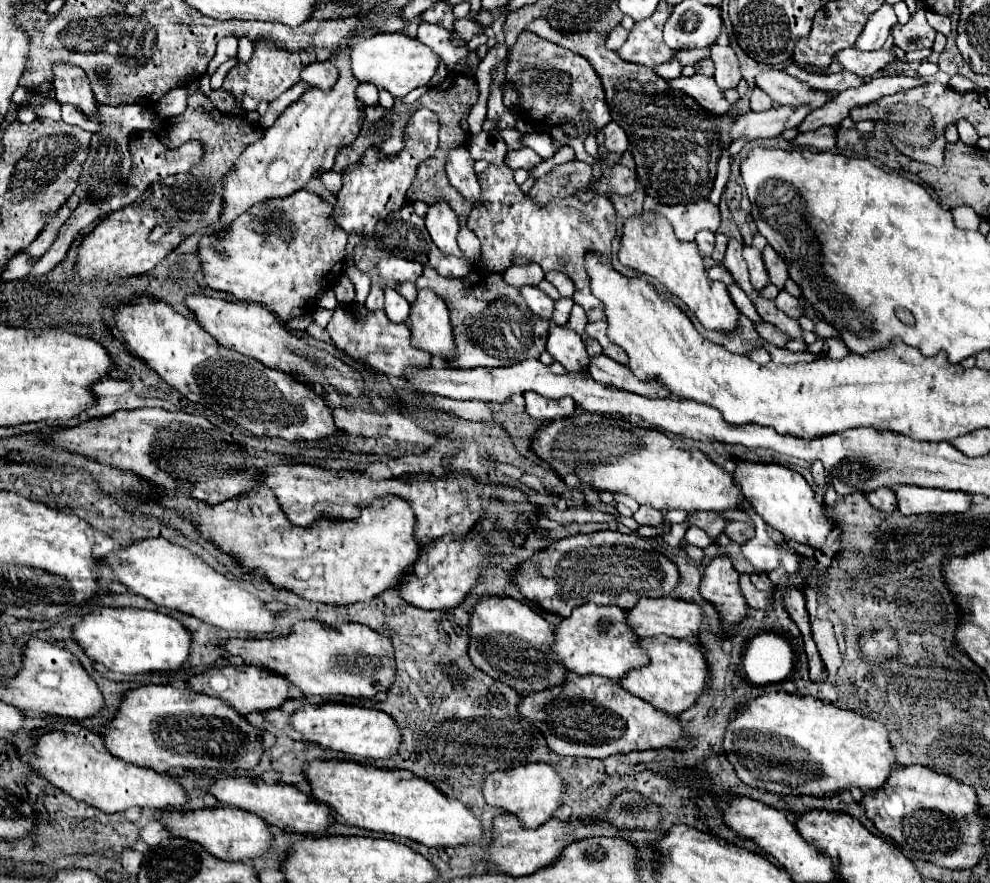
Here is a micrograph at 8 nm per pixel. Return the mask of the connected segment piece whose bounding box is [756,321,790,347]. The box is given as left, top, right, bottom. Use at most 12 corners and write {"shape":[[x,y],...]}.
{"shape":[[766,321],[756,325],[758,335],[776,347],[786,347],[790,337]]}

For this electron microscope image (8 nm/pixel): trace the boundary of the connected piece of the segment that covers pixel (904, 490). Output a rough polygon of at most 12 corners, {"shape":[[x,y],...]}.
{"shape":[[898,485],[898,511],[964,513],[972,497],[962,491]]}

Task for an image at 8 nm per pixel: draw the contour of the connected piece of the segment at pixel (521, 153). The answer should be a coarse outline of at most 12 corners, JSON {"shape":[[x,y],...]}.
{"shape":[[528,147],[506,153],[510,169],[532,169],[542,157]]}

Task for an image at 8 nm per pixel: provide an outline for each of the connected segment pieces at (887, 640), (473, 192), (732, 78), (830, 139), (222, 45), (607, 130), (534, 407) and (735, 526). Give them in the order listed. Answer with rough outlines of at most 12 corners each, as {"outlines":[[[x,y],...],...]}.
{"outlines":[[[890,627],[862,635],[860,649],[874,663],[900,647]],[[466,145],[450,149],[446,175],[464,197],[480,201]],[[712,45],[718,87],[736,87],[742,79],[732,47]],[[836,127],[800,133],[792,143],[830,151],[836,145]],[[238,37],[218,41],[214,59],[208,65],[212,75],[226,59],[236,55]],[[620,125],[604,127],[604,151],[624,153],[628,137]],[[524,393],[526,413],[542,423],[570,417],[570,397]],[[732,521],[726,535],[738,545],[752,539],[752,525]]]}

